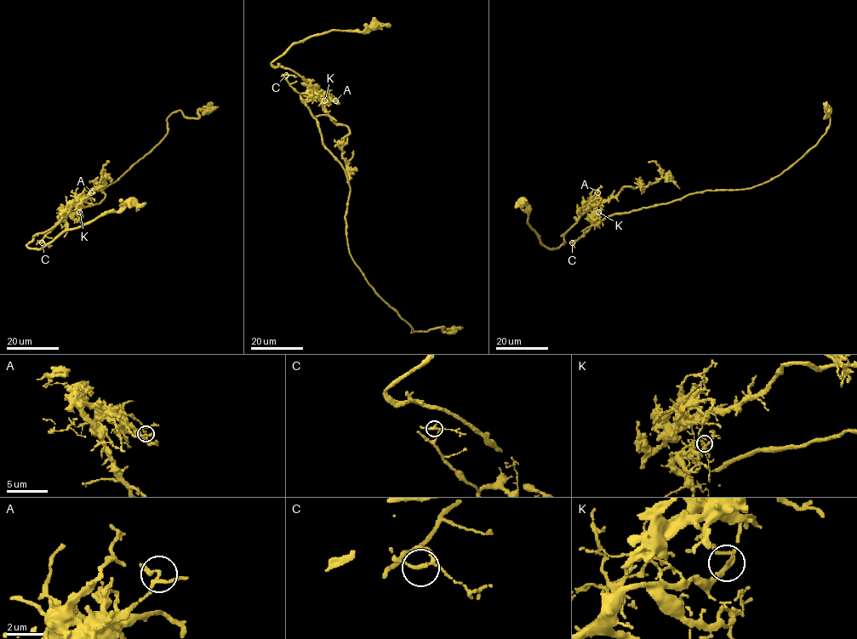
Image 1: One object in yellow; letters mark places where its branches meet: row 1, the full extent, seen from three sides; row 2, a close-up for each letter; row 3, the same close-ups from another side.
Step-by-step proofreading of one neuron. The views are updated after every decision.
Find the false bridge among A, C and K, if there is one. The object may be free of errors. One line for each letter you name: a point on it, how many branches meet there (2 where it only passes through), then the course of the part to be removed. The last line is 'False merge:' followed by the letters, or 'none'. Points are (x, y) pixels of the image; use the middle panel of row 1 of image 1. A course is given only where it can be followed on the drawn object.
K: place (324, 100); branches 3; course (324, 100), (311, 90), (300, 95), (349, 186), (345, 220), (355, 265), (411, 332), (462, 327)
False merge: K

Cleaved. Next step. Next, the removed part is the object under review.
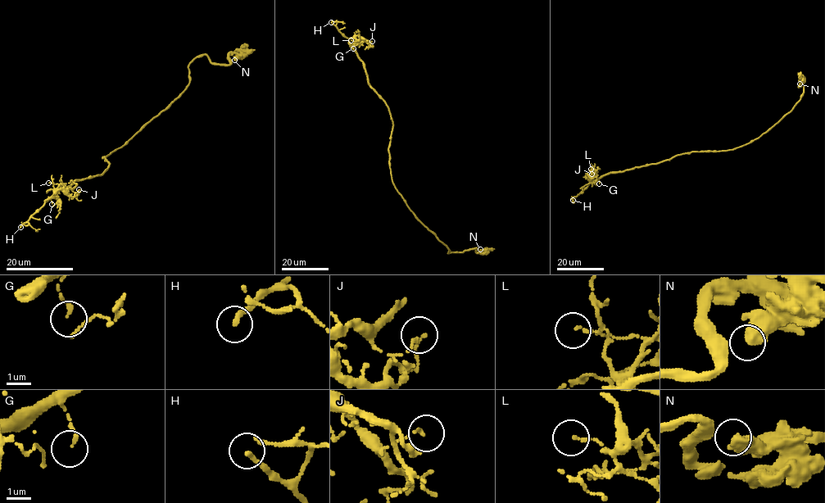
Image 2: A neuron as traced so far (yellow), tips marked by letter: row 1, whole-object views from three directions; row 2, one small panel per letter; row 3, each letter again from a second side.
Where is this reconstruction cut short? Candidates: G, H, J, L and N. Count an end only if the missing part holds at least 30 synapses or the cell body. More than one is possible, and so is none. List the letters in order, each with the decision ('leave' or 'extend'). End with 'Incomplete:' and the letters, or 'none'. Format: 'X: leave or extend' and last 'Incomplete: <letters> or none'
G: leave
H: extend
J: leave
L: leave
N: leave
Incomplete: H

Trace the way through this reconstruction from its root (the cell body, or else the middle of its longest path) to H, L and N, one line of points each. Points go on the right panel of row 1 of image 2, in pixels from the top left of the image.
H: (721, 151), (685, 152), (655, 164), (610, 172), (591, 181), (573, 200)
L: (721, 151), (677, 154), (655, 164), (610, 172), (592, 181), (587, 177), (591, 172), (591, 169)
N: (721, 151), (743, 146), (768, 132), (800, 99), (804, 92), (803, 79), (798, 87), (804, 79), (800, 83)

